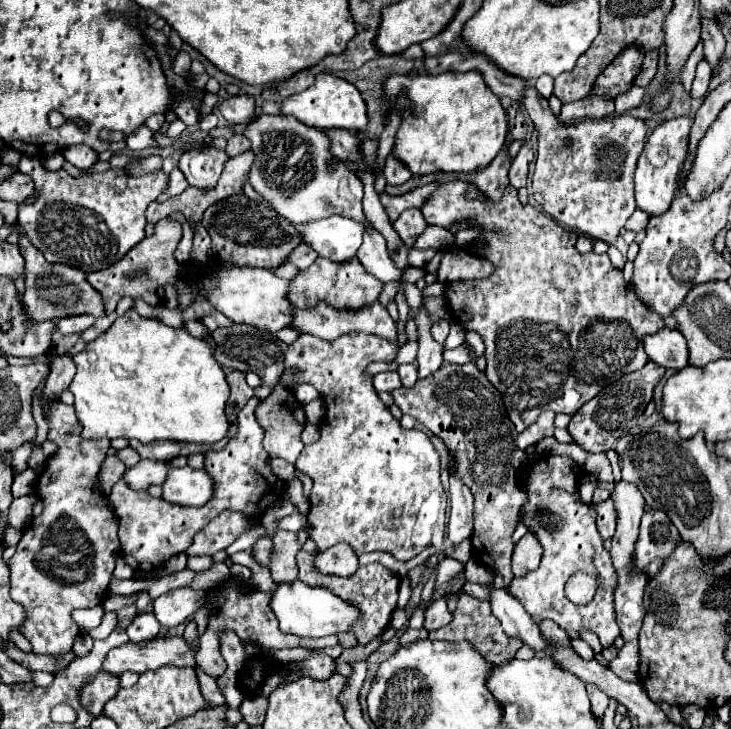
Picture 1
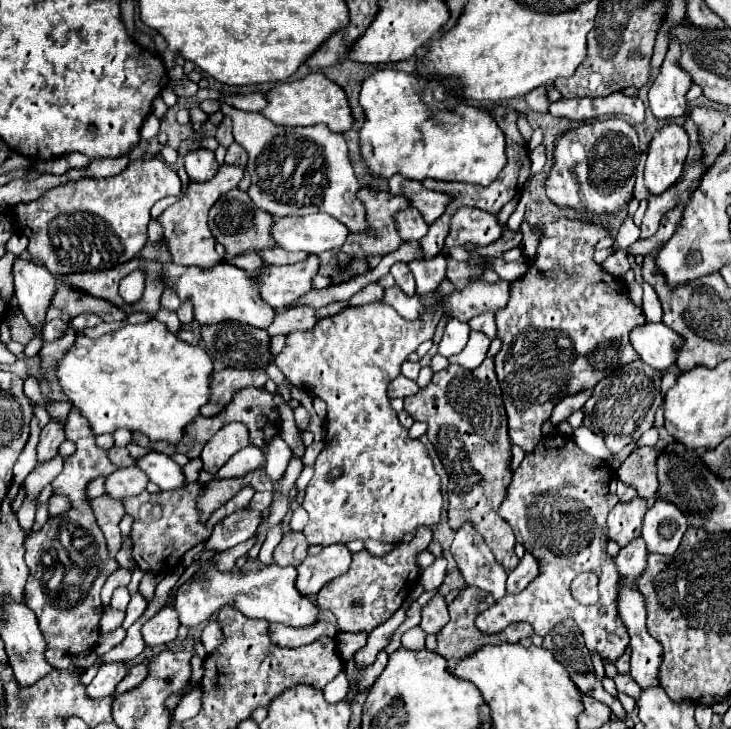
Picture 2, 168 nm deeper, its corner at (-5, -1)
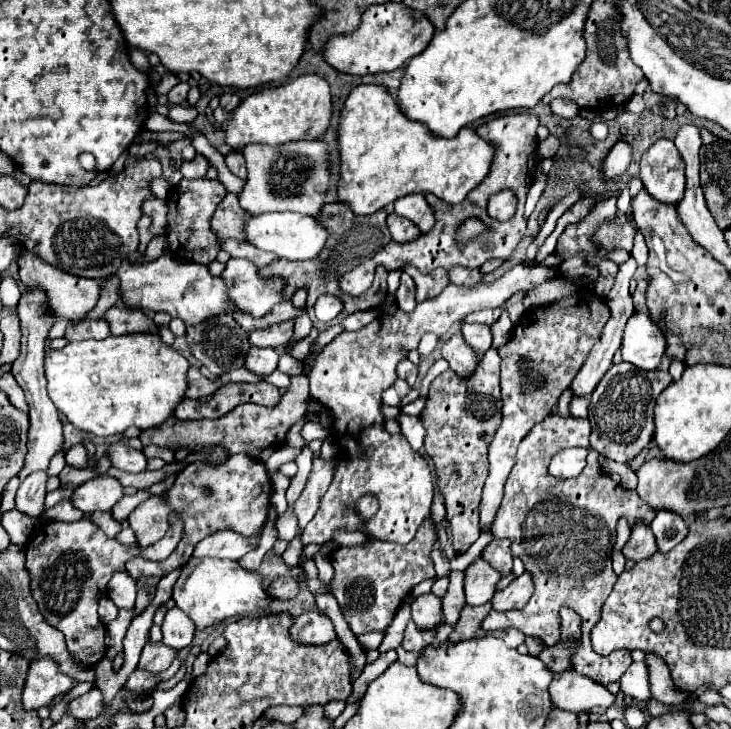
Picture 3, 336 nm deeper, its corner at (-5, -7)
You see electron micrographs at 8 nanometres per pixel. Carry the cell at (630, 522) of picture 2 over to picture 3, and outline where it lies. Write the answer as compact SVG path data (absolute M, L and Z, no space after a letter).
M641 522L633 528L629 542L623 548L623 556L635 562L647 560L657 552L657 544L655 544L655 536L651 532L649 526L641 526Z

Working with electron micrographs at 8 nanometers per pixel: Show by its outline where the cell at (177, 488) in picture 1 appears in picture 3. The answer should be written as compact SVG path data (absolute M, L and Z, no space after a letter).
M115 442L107 448L105 456L111 460L111 464L119 470L125 472L143 472L147 466L147 458L143 456L143 452L131 448L129 444L123 442Z

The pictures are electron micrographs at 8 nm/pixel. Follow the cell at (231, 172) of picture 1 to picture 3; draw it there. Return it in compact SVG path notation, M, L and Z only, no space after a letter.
M183 178L179 186L169 194L169 252L175 258L187 260L187 262L201 262L209 264L215 260L219 246L217 246L217 236L209 228L209 220L221 202L221 198L227 194L225 186L217 180L187 180Z

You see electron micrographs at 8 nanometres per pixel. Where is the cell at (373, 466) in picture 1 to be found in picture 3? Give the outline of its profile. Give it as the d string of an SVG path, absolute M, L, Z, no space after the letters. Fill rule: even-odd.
M519 264L489 286L477 284L469 288L449 284L437 298L417 304L411 314L397 310L397 314L393 316L377 316L365 328L357 332L345 332L323 348L323 352L315 358L313 370L307 374L311 382L311 398L331 410L335 424L351 424L351 420L357 420L359 432L345 434L339 440L341 448L347 450L347 456L339 462L337 474L333 476L329 490L321 498L317 514L305 528L305 544L331 542L333 530L337 528L367 532L373 538L397 544L407 544L413 540L419 524L431 512L433 480L425 458L419 452L411 450L401 434L389 434L383 428L383 418L379 412L381 394L397 380L397 362L401 358L407 358L409 350L417 348L425 332L443 336L453 326L453 322L461 320L463 316L485 308L499 308L517 290L535 288L547 280L557 278L559 272L559 268L551 266L539 264L535 268L527 268ZM363 494L375 494L379 498L379 512L371 520L363 520L359 514L355 514L353 508Z

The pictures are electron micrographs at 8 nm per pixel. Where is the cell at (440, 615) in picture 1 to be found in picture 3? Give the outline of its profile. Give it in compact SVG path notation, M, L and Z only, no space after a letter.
M433 592L421 594L411 602L413 610L413 622L421 628L433 628L441 620L441 598L435 596Z

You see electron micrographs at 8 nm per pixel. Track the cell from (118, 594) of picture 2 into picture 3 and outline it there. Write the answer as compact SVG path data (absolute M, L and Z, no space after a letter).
M127 570L113 572L113 578L109 580L109 598L117 604L117 608L133 608L135 606L135 594L137 594L137 582L127 574Z

